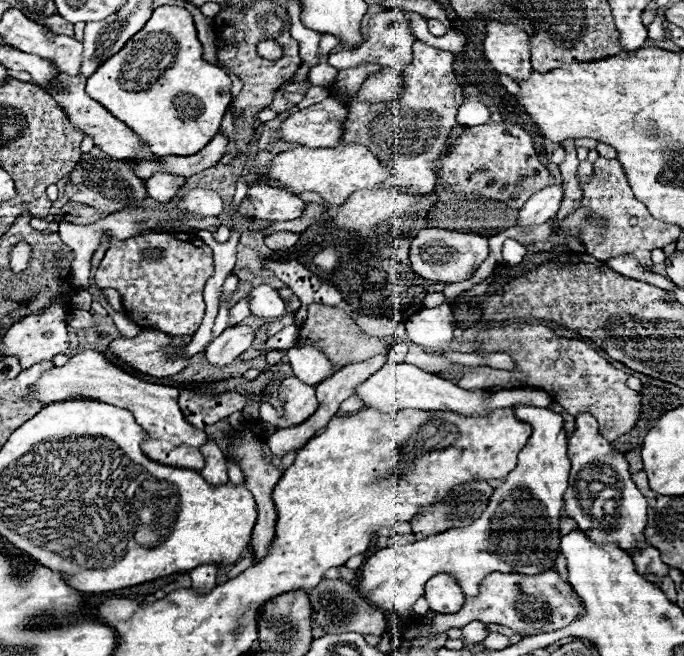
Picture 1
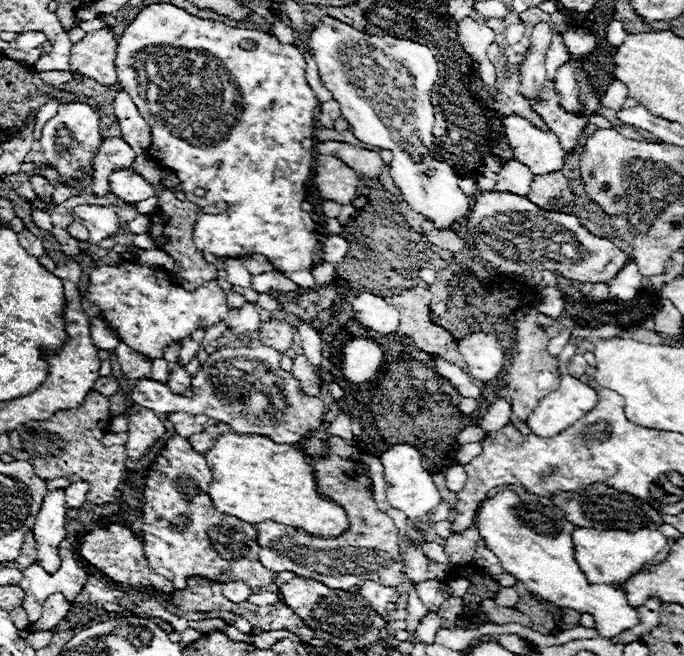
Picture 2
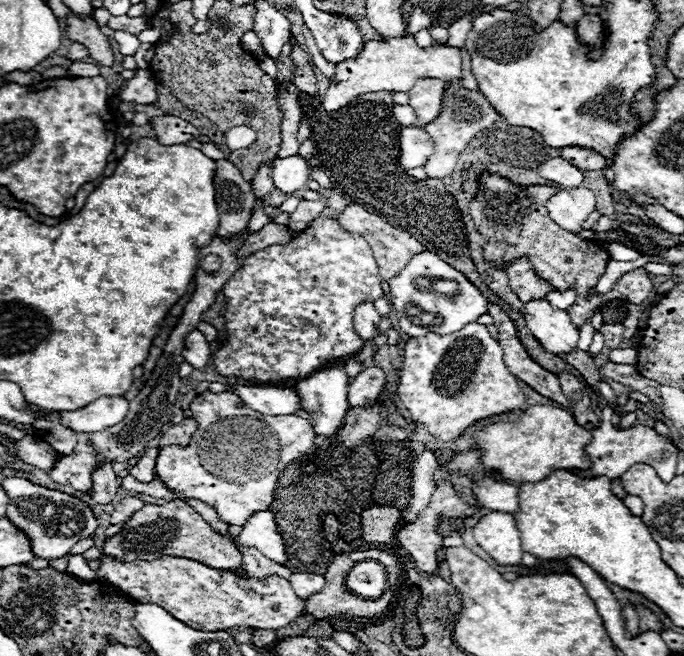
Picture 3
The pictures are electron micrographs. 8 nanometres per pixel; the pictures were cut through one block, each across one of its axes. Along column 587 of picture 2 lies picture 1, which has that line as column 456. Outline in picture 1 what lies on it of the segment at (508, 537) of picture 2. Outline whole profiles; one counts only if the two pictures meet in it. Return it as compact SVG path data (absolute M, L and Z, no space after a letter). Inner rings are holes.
M442 572L426 582L426 600L434 612L456 614L464 606L466 596L456 578Z

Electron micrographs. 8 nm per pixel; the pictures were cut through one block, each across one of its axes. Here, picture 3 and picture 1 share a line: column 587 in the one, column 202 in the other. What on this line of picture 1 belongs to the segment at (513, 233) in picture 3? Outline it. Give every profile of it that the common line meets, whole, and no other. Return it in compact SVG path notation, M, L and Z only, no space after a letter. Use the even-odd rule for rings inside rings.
M151 232L130 240L110 238L110 248L106 250L104 260L100 262L94 284L98 288L114 288L122 294L124 314L134 320L138 326L158 328L172 336L192 336L204 318L204 284L214 276L214 256L210 246L206 246L196 234L185 232Z

